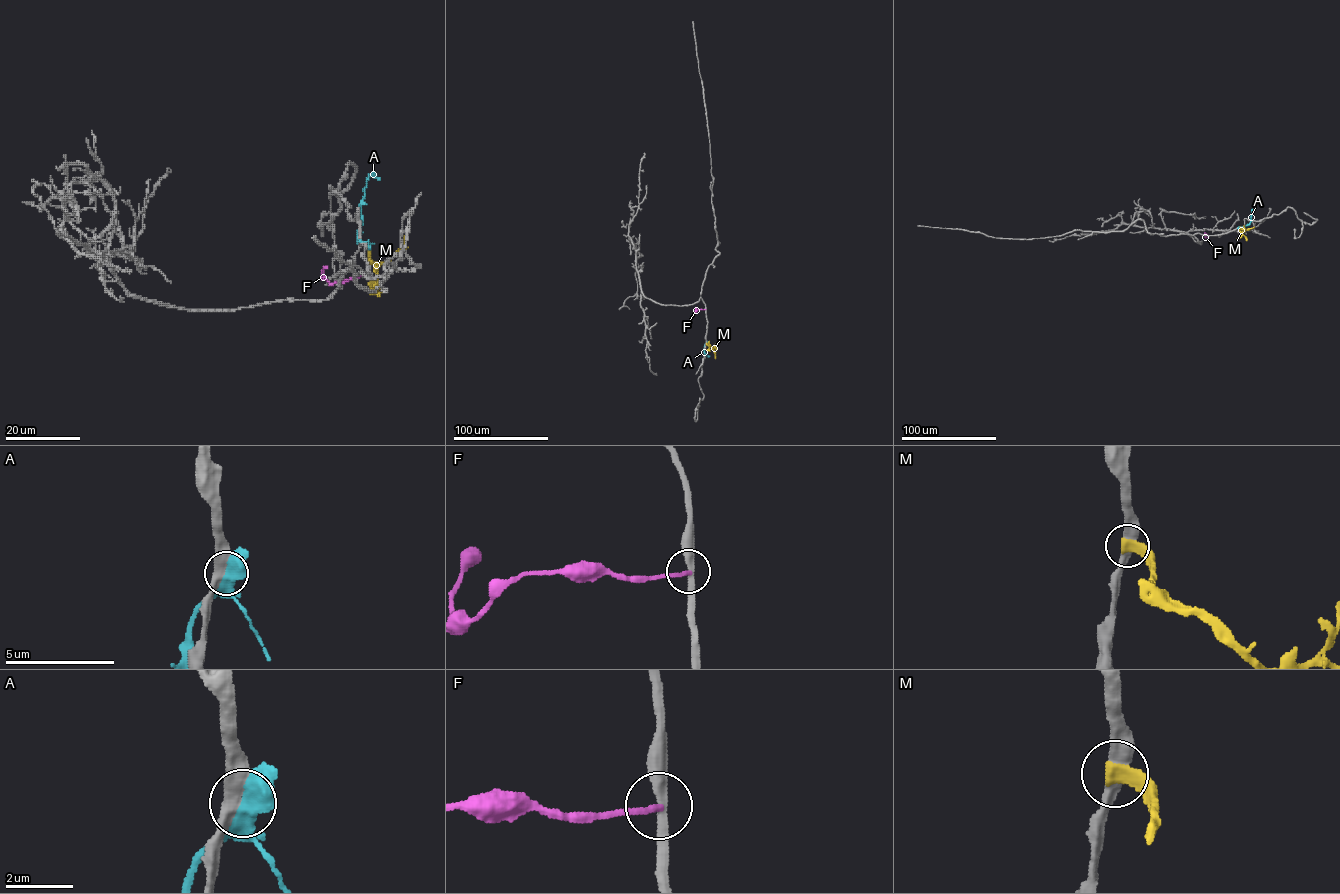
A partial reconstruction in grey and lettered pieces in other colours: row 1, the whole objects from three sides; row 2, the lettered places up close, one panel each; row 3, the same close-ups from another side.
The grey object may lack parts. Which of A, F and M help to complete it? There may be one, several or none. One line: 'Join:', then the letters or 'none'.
Join: none

